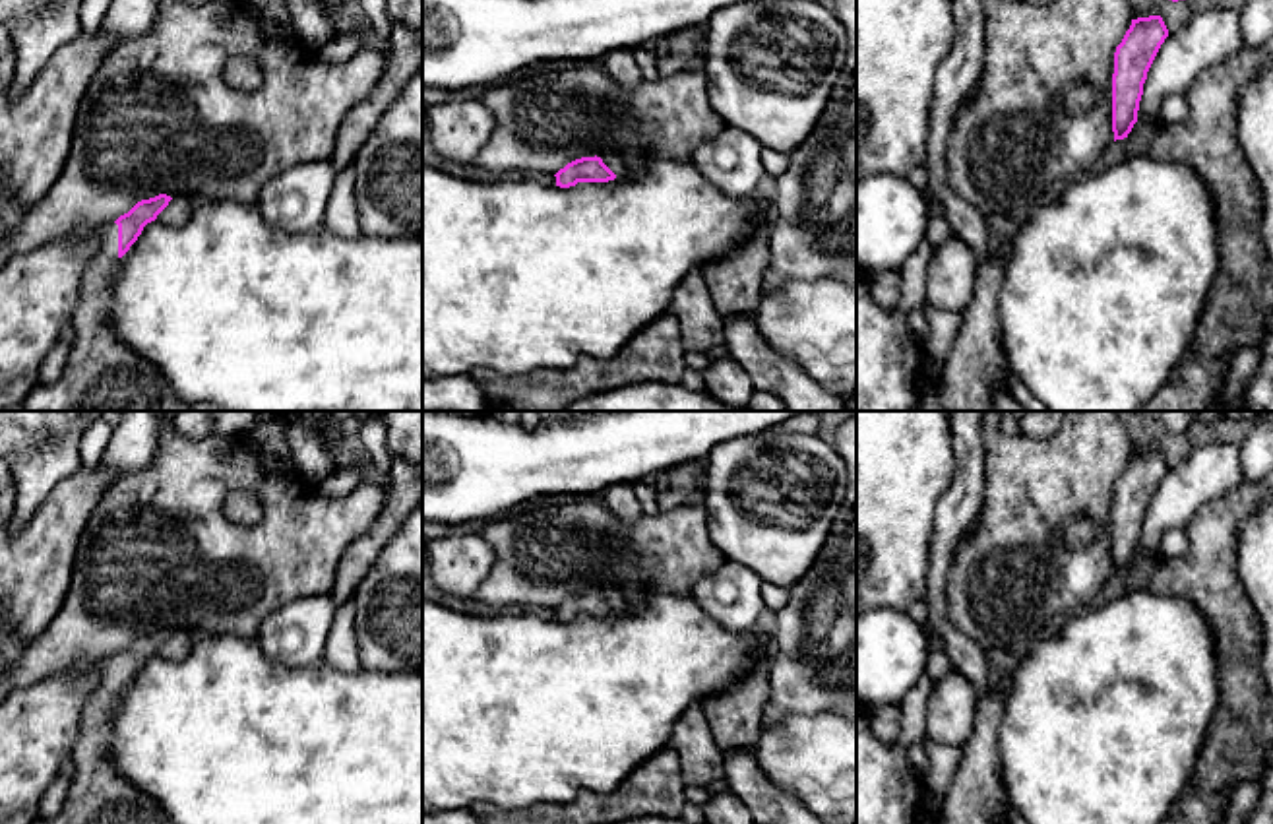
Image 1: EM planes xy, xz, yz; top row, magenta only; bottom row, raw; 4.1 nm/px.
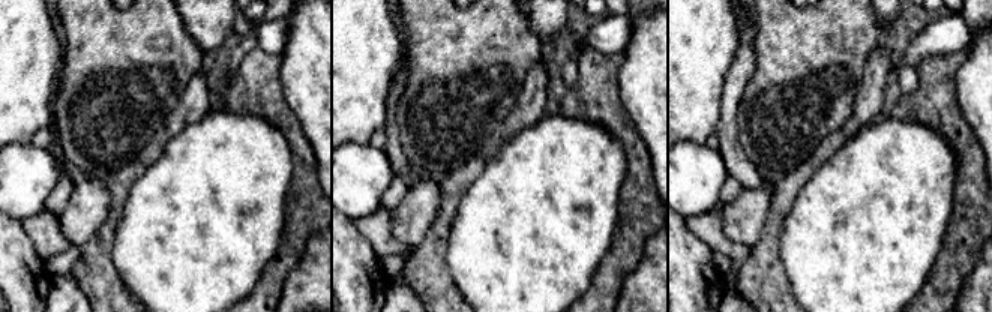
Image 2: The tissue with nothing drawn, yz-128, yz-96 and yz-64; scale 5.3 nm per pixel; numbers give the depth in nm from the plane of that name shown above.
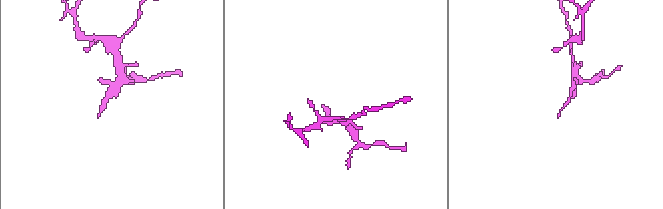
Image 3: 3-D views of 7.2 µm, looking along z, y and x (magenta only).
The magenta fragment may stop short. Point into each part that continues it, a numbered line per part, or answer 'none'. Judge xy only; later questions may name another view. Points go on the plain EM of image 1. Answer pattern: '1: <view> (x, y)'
1: xy (97, 793)

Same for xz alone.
1: xz (615, 596)

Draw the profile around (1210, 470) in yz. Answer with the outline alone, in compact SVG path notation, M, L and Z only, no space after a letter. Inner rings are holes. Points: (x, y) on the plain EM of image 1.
M1240 444L1192 446L1188 456L1168 467L1161 479L1143 518L1137 553L1155 562L1161 556L1161 537L1166 529L1186 529L1201 504L1234 491L1244 481Z

